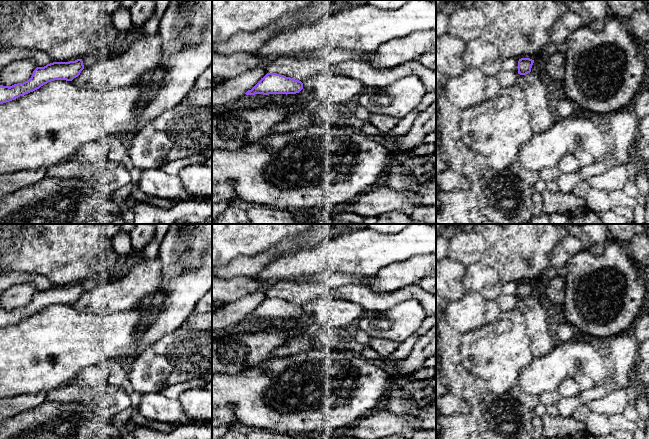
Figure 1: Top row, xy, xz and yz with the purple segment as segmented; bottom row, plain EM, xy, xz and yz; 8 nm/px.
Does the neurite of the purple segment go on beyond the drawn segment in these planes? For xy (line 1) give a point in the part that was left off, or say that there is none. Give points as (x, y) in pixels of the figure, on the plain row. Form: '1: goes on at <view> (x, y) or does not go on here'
1: does not go on here

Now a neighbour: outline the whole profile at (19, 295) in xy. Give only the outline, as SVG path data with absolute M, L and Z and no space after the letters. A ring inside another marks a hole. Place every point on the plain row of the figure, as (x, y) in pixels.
M30 283L11 286L0 293L0 309L12 310L29 304L38 290Z

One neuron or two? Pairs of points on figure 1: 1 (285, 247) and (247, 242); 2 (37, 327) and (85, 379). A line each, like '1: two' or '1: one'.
1: two
2: two

